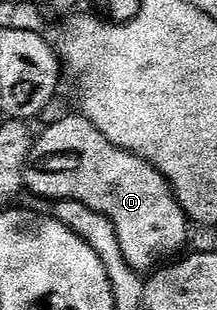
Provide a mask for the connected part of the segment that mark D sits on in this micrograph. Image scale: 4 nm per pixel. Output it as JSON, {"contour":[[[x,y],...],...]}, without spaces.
{"contour":[[[79,112],[60,124],[59,142],[55,142],[53,131],[44,132],[43,150],[47,153],[43,163],[40,166],[32,165],[27,171],[25,190],[28,195],[36,194],[39,198],[51,198],[50,200],[81,200],[81,204],[93,208],[95,212],[101,212],[117,228],[117,238],[121,240],[121,252],[125,252],[125,260],[129,260],[131,267],[137,271],[154,271],[164,260],[174,259],[180,253],[178,250],[187,242],[189,219],[179,201],[175,199],[175,193],[171,191],[171,183],[157,167],[151,166],[144,158],[121,149],[120,146],[114,146],[88,118]]]}

